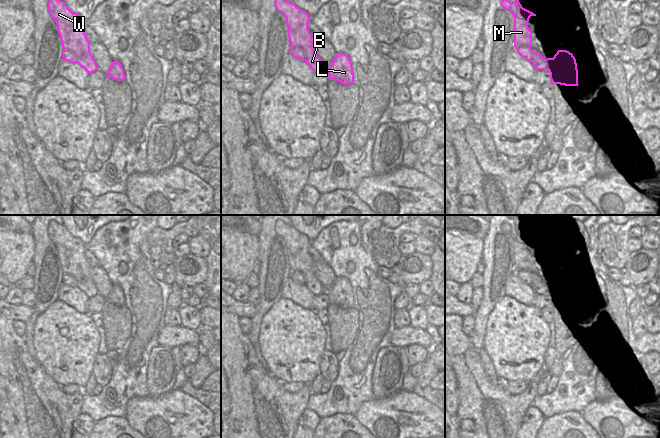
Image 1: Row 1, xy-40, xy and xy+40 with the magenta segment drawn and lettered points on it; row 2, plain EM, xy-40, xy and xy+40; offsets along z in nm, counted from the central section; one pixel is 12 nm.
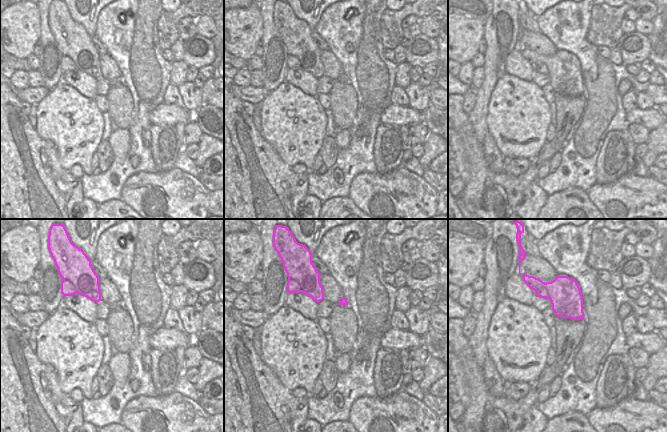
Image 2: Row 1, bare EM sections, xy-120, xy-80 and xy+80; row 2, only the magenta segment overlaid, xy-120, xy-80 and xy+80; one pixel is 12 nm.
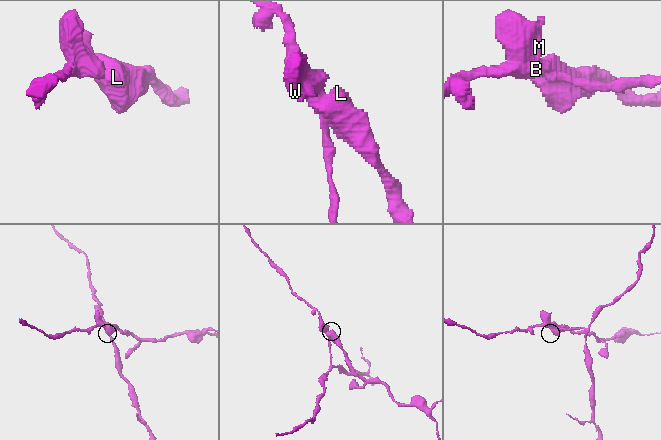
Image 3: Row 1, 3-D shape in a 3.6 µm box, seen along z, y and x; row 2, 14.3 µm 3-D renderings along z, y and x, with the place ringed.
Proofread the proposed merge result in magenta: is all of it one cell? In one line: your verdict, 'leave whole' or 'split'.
split

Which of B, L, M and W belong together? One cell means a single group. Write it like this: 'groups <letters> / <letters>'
groups B M W / L

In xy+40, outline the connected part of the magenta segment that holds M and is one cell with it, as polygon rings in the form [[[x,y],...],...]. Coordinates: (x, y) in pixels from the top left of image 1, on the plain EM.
[[[503,223],[501,230],[505,234],[509,234],[514,241],[514,271],[525,270],[531,272],[532,255],[528,252],[528,246],[530,241],[536,240],[536,238],[523,232],[518,223],[516,226]]]

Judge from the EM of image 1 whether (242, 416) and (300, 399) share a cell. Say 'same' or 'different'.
same

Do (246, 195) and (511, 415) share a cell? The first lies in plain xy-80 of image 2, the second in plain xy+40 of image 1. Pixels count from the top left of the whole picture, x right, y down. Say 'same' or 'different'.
same

